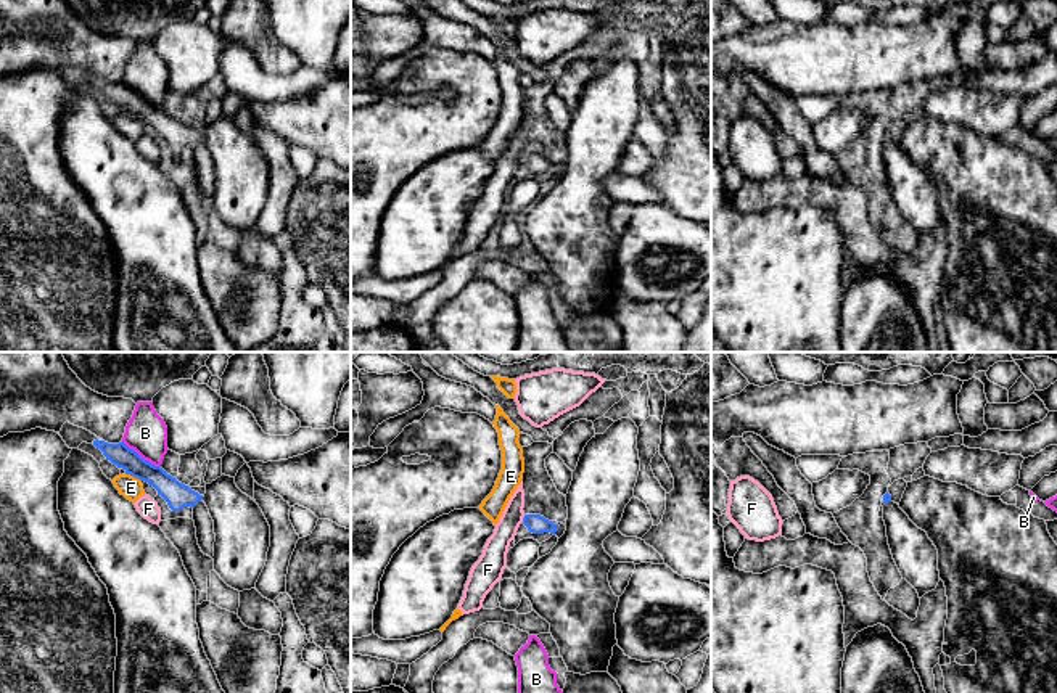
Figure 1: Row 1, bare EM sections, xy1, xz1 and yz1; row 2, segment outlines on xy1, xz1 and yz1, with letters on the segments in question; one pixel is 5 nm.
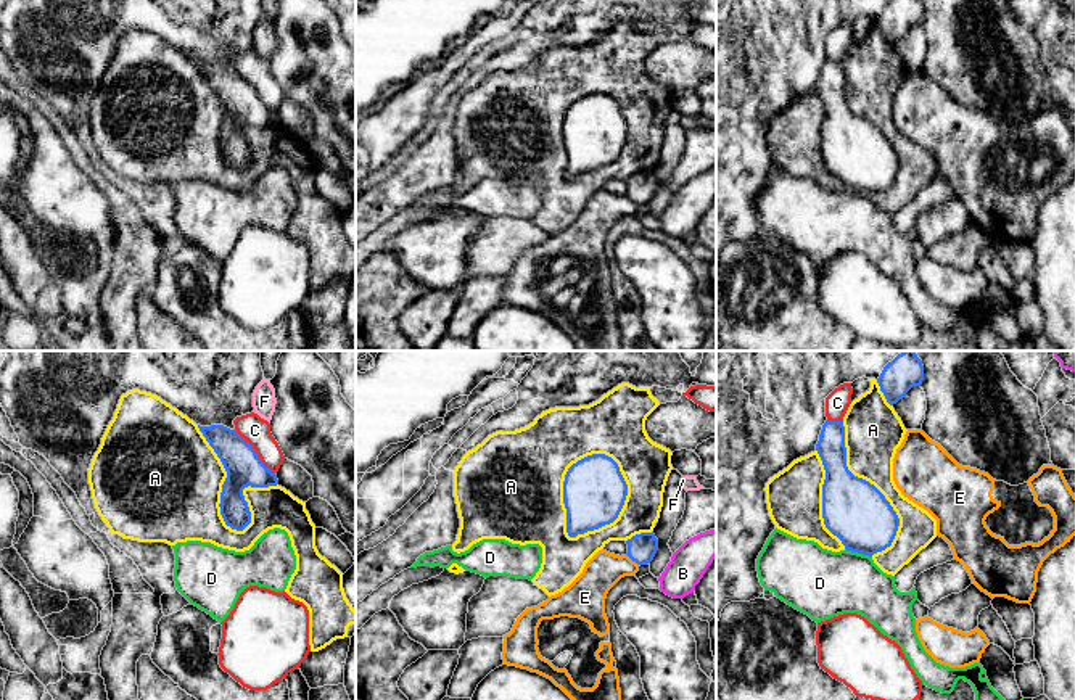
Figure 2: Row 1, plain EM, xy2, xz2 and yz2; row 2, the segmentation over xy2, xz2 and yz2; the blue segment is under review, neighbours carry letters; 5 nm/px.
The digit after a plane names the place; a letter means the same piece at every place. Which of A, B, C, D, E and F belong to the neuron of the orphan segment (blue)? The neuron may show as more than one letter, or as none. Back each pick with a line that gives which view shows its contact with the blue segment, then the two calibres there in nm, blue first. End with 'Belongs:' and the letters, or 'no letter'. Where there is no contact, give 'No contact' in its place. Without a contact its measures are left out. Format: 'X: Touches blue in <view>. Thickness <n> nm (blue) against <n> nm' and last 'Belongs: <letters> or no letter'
Belongs: no letter

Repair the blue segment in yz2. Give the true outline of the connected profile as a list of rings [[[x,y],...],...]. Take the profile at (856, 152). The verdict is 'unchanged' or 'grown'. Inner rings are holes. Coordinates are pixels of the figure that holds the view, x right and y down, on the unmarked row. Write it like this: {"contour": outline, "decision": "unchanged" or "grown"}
{"contour": [[[826,60],[816,90],[826,109],[822,158],[846,190],[872,196],[892,185],[900,158],[885,135],[846,106],[843,61]]], "decision": "unchanged"}

